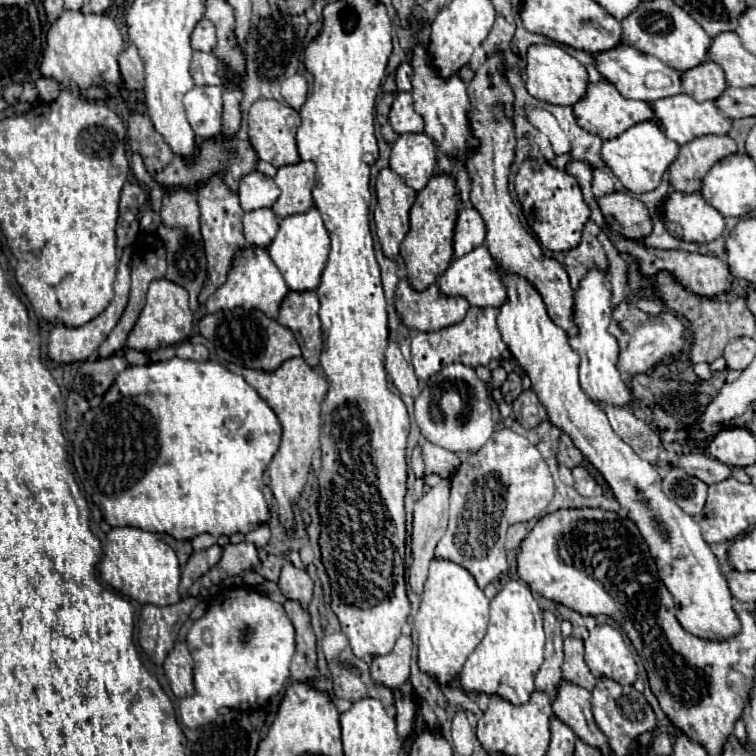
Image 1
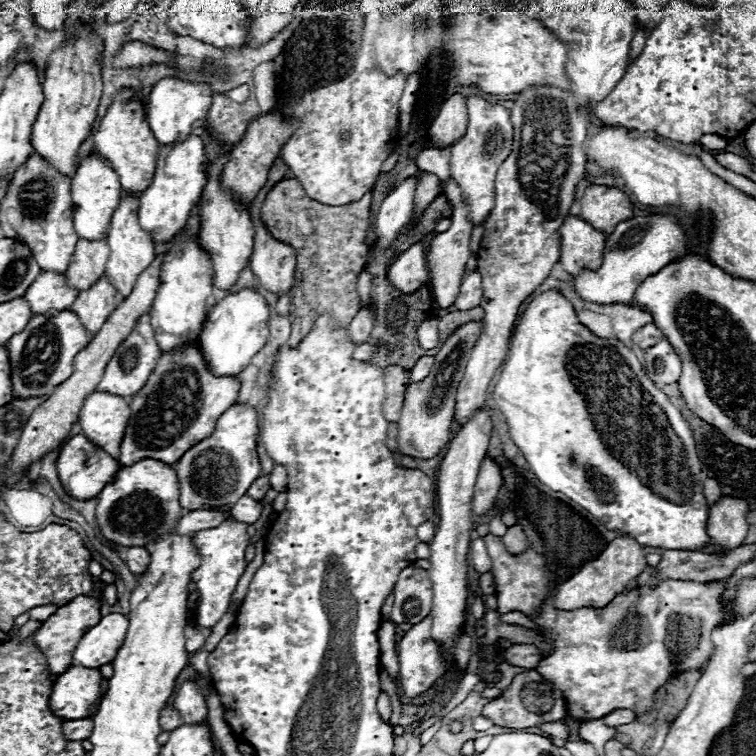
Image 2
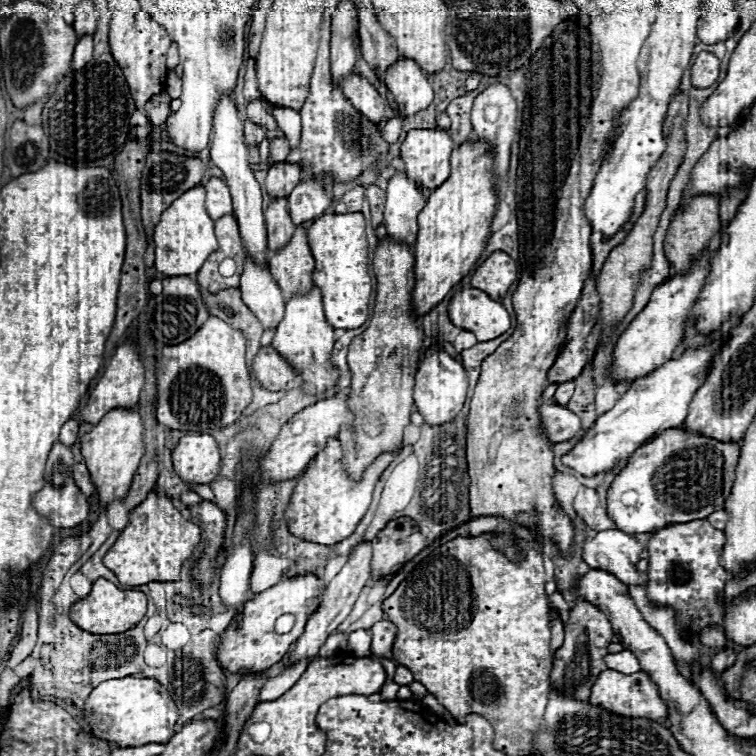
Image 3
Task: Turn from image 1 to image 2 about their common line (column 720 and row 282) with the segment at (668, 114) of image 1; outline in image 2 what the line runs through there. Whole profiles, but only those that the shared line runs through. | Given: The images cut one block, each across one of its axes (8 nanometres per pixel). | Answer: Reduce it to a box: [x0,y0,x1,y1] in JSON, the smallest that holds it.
[106,192,156,298]

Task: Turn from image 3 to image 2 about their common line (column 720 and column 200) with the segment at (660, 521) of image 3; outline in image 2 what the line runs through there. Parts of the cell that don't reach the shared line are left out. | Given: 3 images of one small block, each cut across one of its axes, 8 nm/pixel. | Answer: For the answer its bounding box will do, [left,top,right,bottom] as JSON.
[174,404,262,510]

